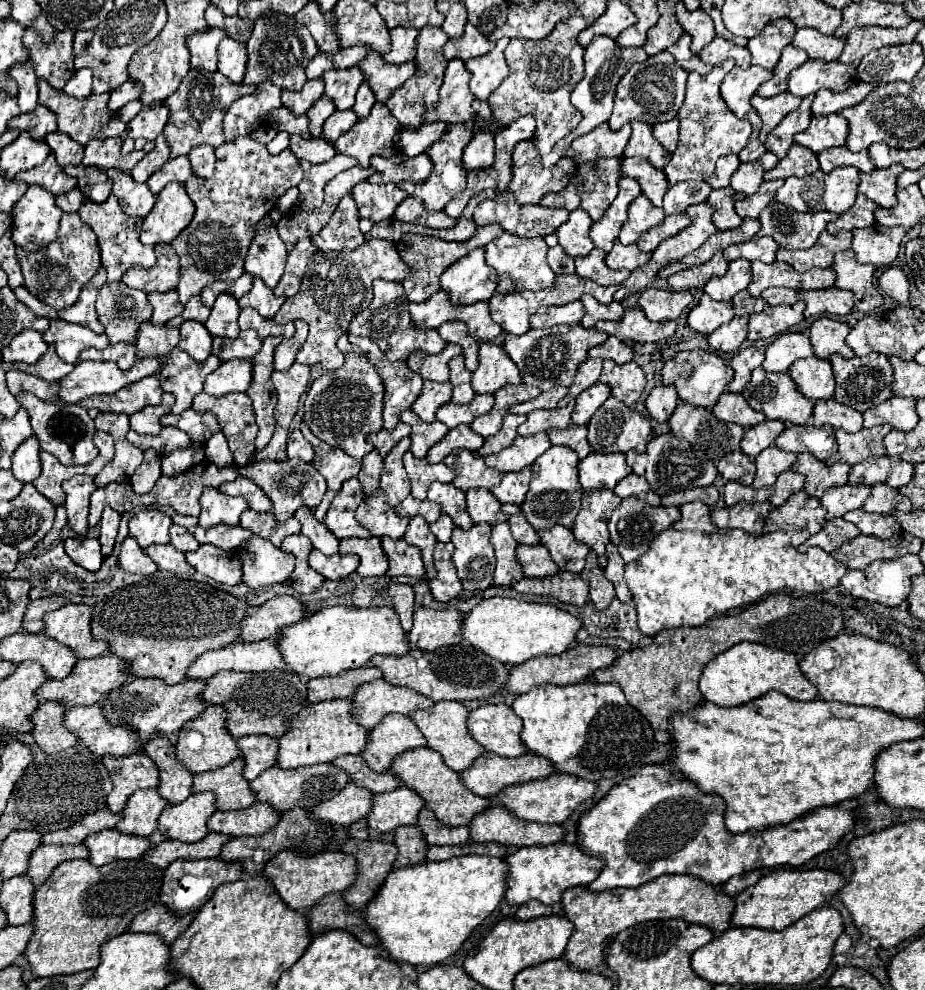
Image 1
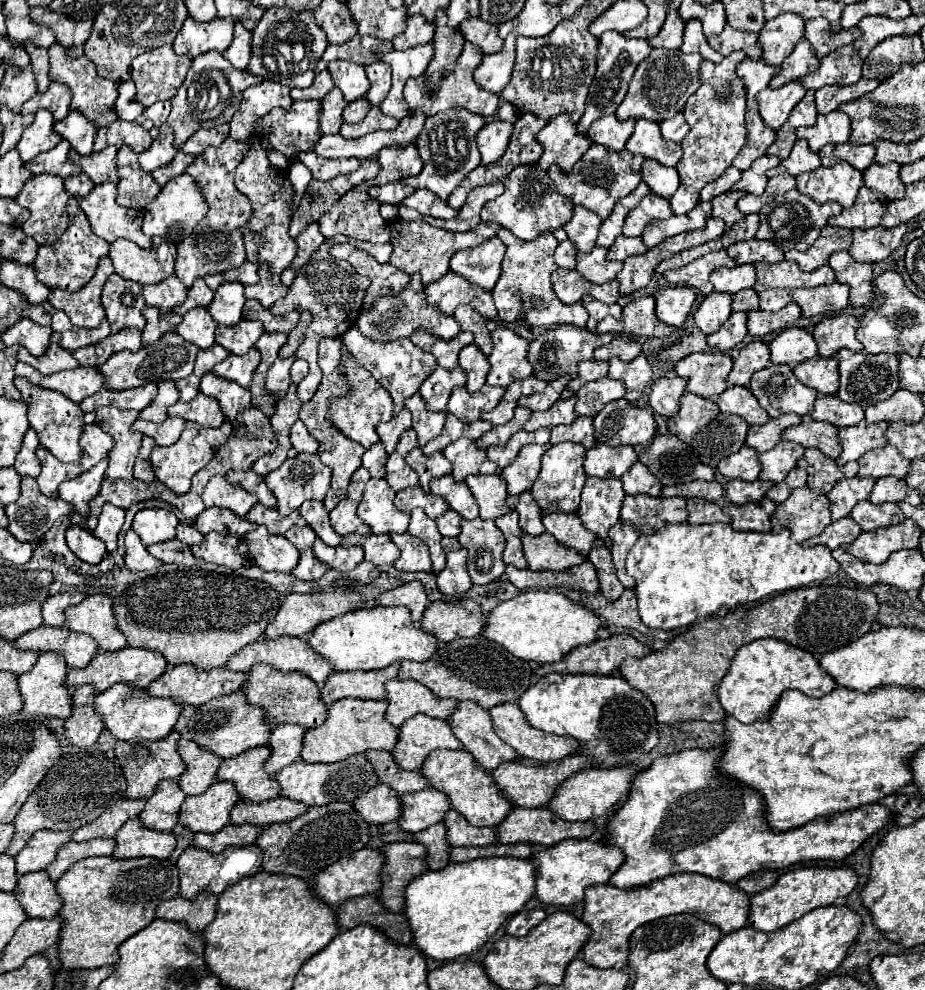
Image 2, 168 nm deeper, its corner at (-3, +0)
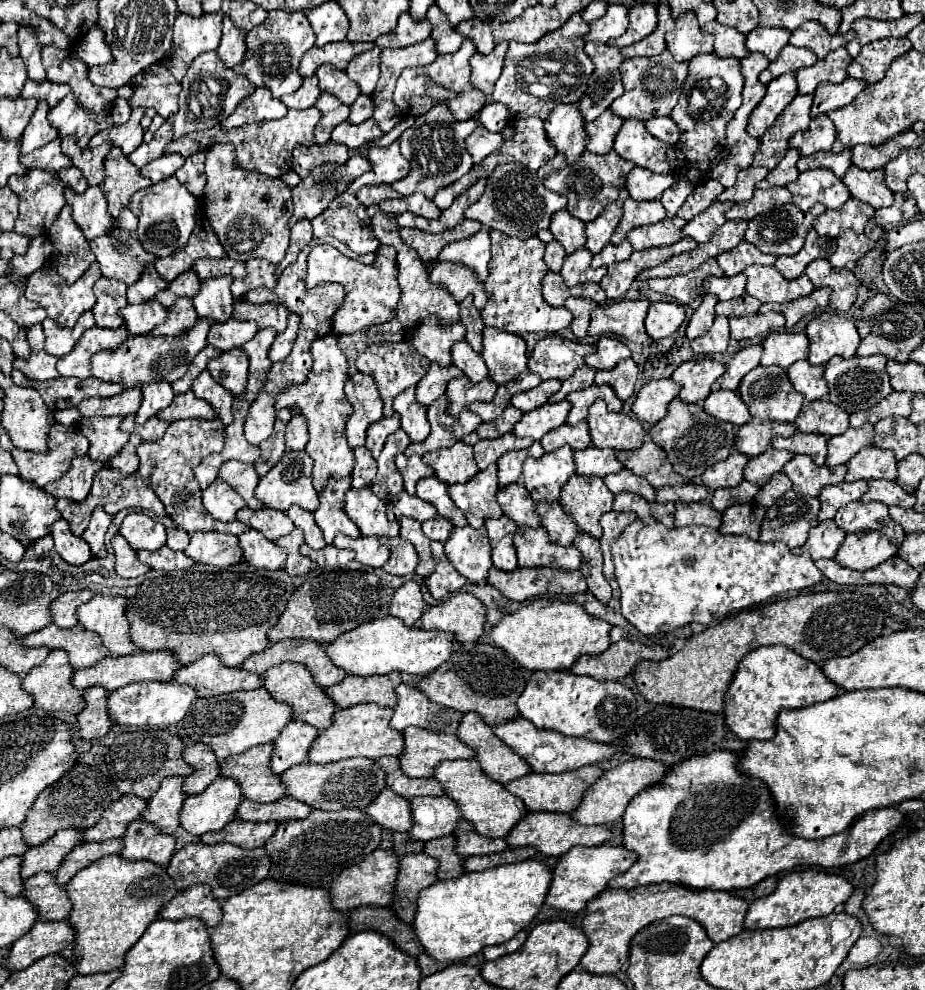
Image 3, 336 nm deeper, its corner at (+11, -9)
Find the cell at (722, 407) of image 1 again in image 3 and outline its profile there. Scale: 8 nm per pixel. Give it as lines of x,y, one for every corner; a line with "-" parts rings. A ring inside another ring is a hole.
713,391
705,403
703,409
707,415
713,415
721,421
729,421
737,427
745,425
747,421
751,421
751,413
747,409
747,405
741,401
737,391

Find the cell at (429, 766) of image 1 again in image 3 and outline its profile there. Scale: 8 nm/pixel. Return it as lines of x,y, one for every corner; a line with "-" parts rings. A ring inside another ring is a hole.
459,759
459,761
445,761
437,767
435,775
433,775
443,787
445,787
445,795
453,797
463,813
463,819
469,819
477,833
481,833
483,837
507,837
509,831
525,817
527,809
523,805
523,801
509,793
501,783
493,781
491,777
487,777
477,759

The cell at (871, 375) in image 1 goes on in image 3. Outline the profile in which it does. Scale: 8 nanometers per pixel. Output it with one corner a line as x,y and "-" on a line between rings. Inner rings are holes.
871,355
871,357
833,357
825,365
825,379
829,383
829,399
831,403
843,407
847,413
853,413
855,409
869,409
877,405
881,399
885,399
893,387
889,383
889,375
885,371
887,357
885,355

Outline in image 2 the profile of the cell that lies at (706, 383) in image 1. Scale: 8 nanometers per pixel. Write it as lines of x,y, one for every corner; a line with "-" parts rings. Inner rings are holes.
695,352
675,364
677,376
687,380
687,392
715,398
727,388
727,374
733,362
723,352

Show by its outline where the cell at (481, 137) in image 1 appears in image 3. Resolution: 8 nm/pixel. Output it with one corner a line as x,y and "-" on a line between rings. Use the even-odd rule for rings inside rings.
477,127
469,139
465,141
467,143
467,151
471,153
473,157
473,163
481,163
489,153
493,153
497,147
501,147
503,143
503,135
501,133
491,133
491,131
485,131
485,127

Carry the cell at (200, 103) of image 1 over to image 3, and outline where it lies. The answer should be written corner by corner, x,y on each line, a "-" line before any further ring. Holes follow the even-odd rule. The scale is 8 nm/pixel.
207,51
201,53
189,67
185,79
183,79
183,91
179,95
179,111
175,115
169,117
169,123
173,125
175,137
189,133
189,131
201,131
201,129
209,129
217,123
221,123
223,119
227,119
237,105
255,91
255,85
245,79
243,75
235,73
233,69
225,67
225,63
219,59
217,51
-
201,91
207,91
213,95
213,99
209,99
207,95
203,95

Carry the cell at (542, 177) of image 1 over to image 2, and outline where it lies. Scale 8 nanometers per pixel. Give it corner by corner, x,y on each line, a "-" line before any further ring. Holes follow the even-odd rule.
567,116
553,118
537,134
537,142
543,146
543,156
537,164
547,170
551,164
557,164
561,172
569,174
575,162
589,150
591,140
583,134
577,134
575,124

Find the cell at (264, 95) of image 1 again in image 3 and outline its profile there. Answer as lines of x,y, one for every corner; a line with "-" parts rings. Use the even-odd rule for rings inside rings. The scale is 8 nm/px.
257,87
251,95
247,95
241,101
235,113
223,121
221,127
233,129
247,123
255,123
255,121
281,119
285,113
287,113
287,107
279,99
275,99
267,87

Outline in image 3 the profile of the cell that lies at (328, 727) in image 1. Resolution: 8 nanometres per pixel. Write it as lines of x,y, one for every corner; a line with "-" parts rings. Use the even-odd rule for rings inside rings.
365,703
365,705
353,705
347,709
339,709
333,721
333,727
321,731
321,735
315,739
313,747
309,749
309,761
313,763
331,763
339,759
349,757
369,757
379,759
383,755
401,755
405,749
403,731
391,729
389,721
393,717
391,707
379,707
377,703

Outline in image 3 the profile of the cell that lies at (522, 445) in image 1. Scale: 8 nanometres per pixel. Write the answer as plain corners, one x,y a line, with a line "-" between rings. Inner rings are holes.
513,433
501,435
497,439
481,439
481,443
475,443
475,461
479,465
479,469
485,469
487,465
495,463
505,451
513,451
513,449
527,449
533,443
533,439
525,437
515,437

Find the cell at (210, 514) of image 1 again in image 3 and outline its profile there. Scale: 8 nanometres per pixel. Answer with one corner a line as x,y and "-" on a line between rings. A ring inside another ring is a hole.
213,481
203,491
203,507
219,521
233,521
235,513
245,507
245,499
225,481

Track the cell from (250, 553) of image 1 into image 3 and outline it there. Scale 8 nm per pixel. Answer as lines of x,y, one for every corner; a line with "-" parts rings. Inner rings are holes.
247,529
243,535
239,535
239,543
245,551
245,559
255,567
265,567
269,571
283,569
285,551
261,535
257,529

